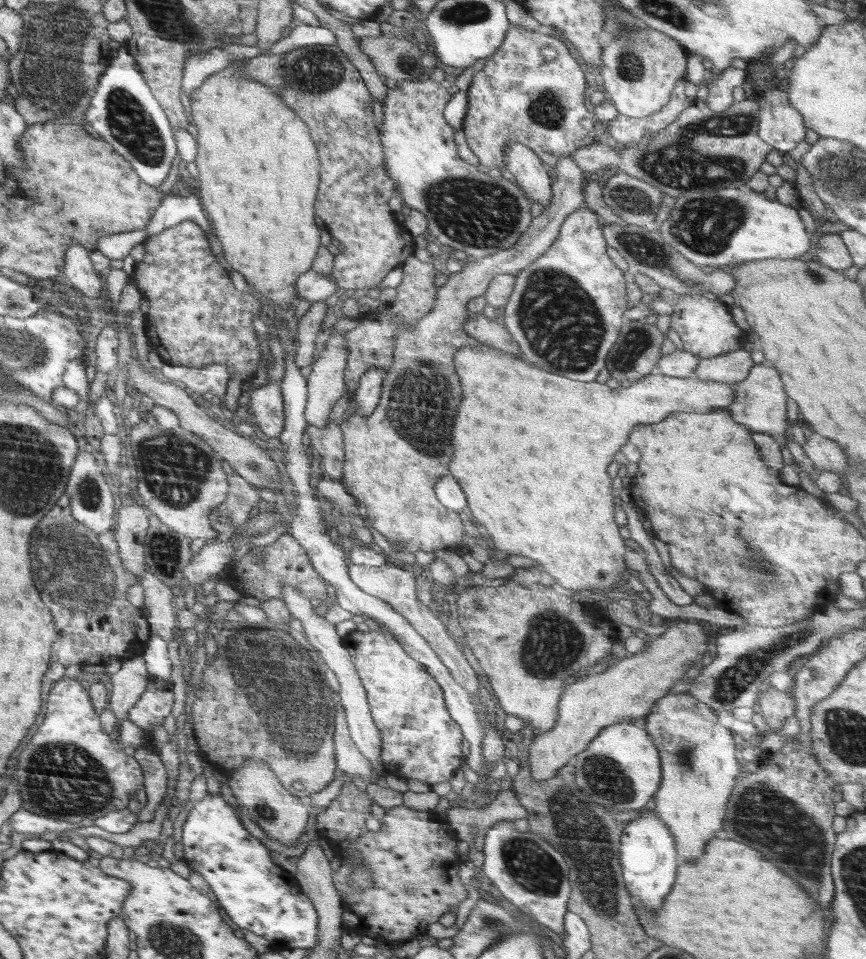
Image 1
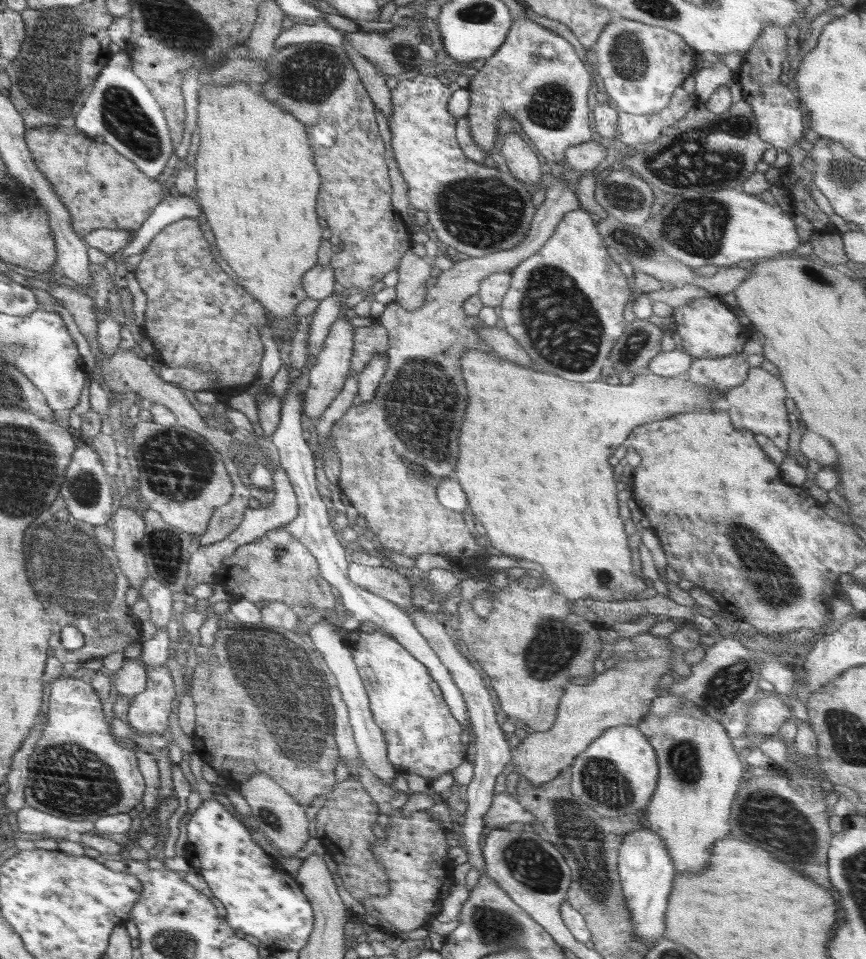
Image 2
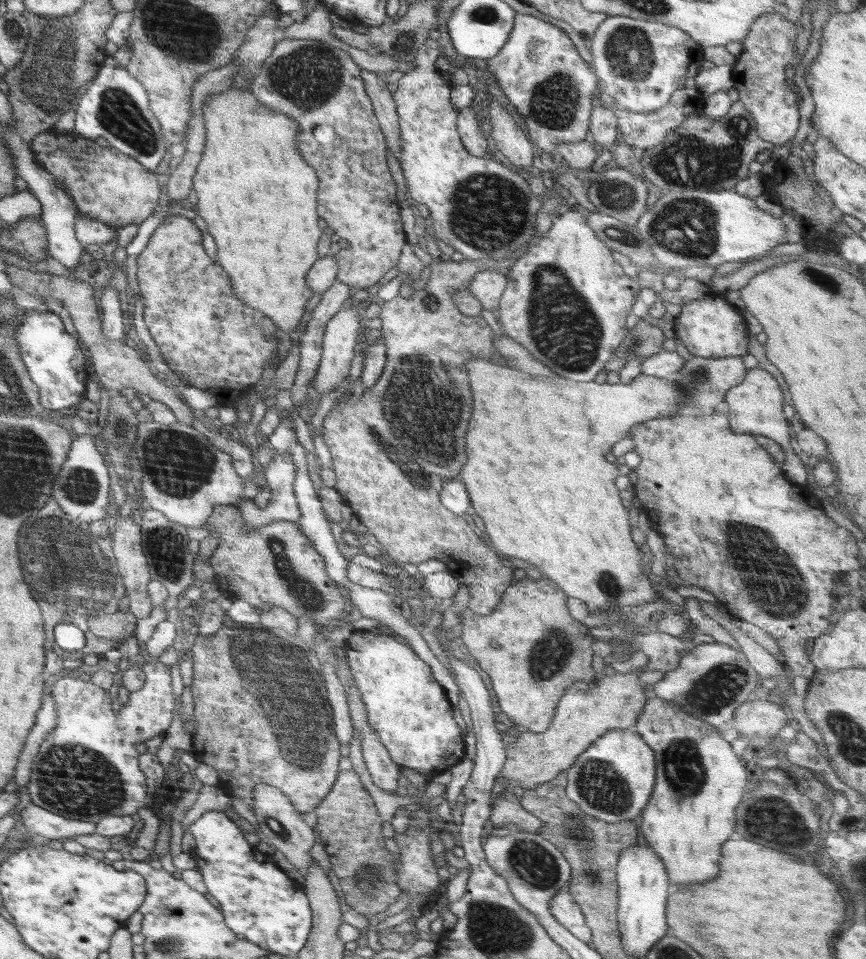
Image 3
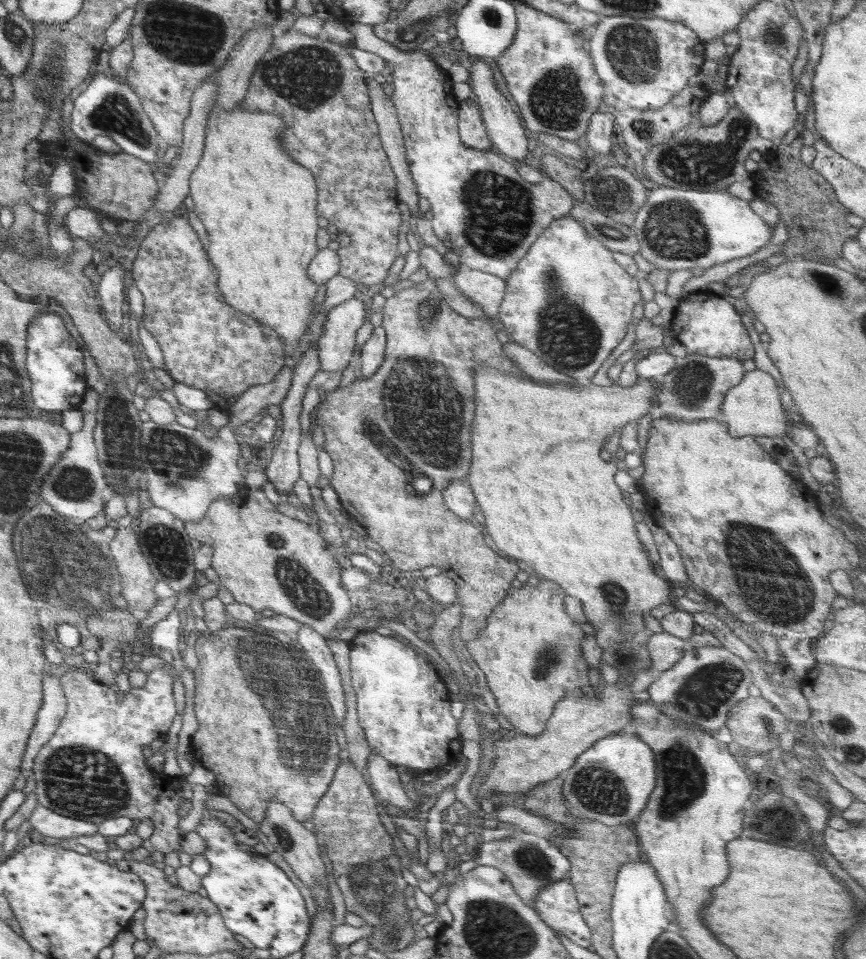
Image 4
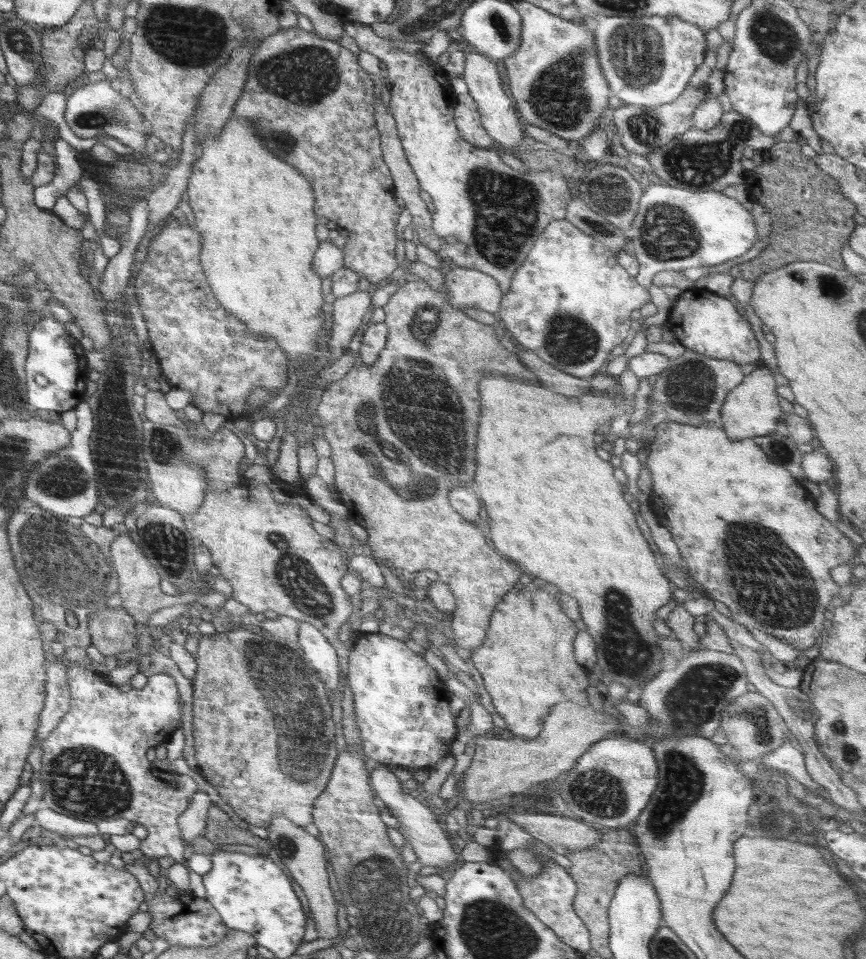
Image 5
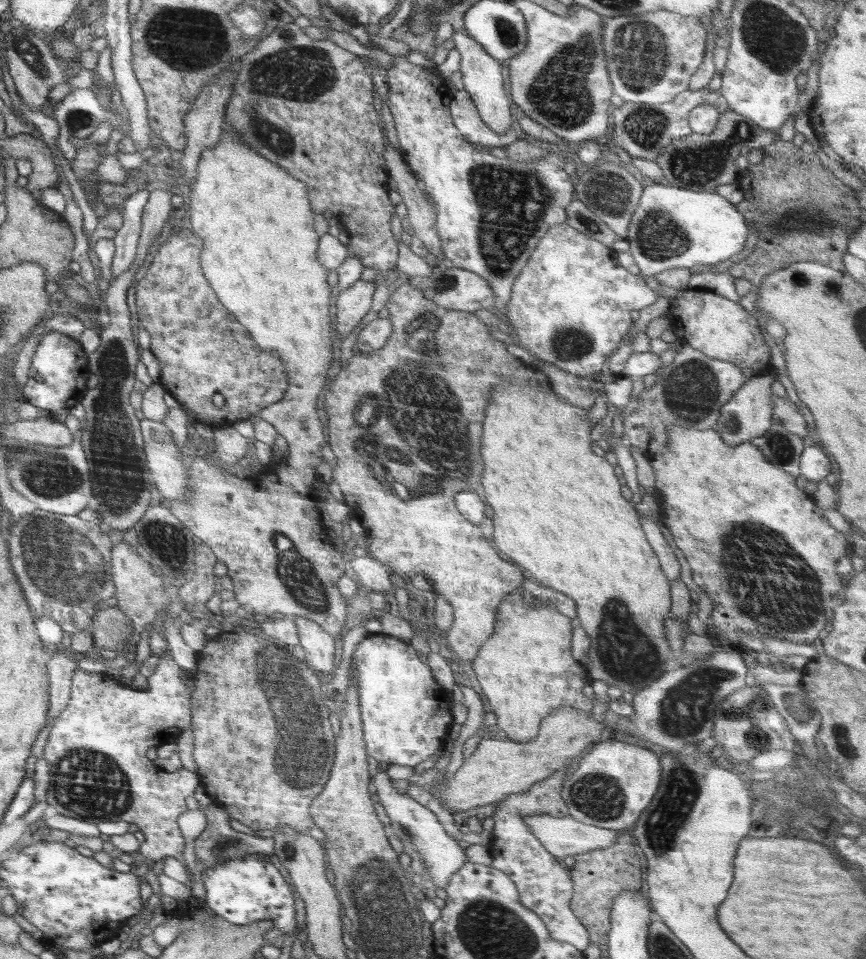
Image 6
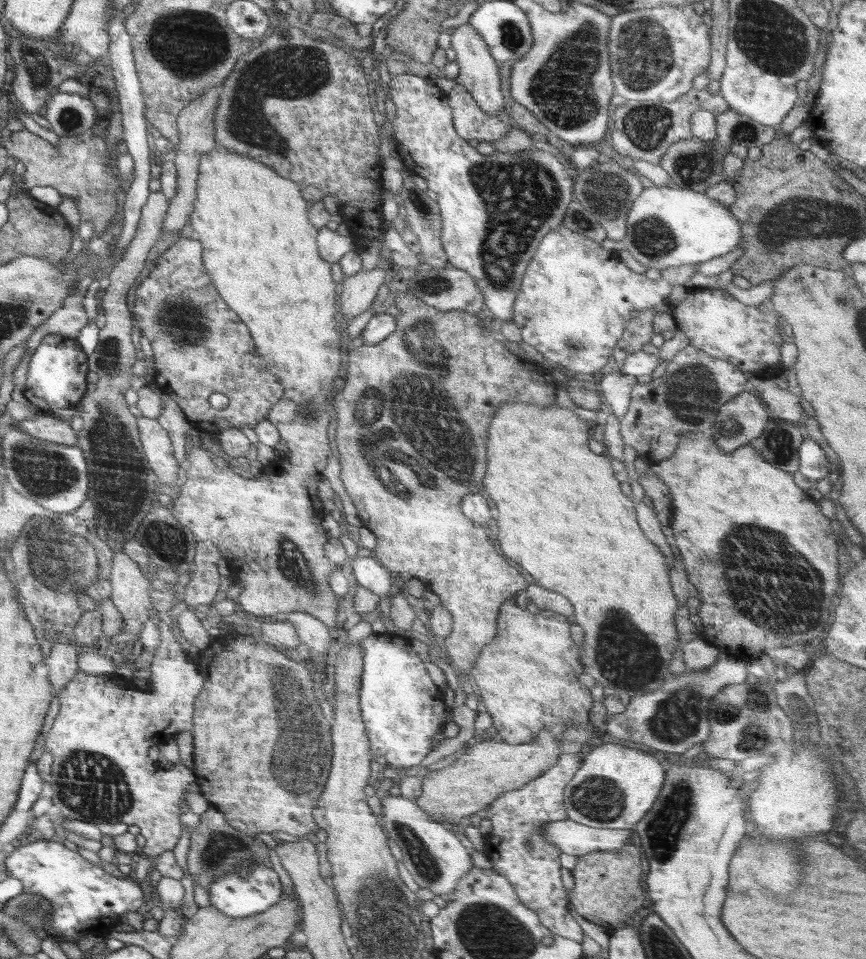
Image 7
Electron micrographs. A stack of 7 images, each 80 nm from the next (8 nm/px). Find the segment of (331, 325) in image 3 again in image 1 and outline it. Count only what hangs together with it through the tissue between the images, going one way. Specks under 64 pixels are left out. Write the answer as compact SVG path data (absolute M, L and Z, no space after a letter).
M333 331L326 342L326 347L317 362L312 366L311 374L307 377L307 403L305 406L305 419L308 424L324 428L328 423L328 414L332 412L334 404L342 398L346 392L344 371L347 363L347 344L345 334Z

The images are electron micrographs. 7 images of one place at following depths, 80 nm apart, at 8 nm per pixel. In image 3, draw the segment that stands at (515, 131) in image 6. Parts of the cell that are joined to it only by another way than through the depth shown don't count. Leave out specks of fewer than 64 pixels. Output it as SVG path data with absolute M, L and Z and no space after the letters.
M470 106L459 112L457 128L464 148L472 156L478 158L488 156L488 138L483 135L482 128L480 128L480 124L476 121L476 114Z

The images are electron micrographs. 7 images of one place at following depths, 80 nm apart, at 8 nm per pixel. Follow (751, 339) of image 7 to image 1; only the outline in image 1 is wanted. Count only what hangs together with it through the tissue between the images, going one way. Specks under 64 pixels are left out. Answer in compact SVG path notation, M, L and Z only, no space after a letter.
M681 295L675 300L671 314L671 328L682 340L684 351L700 359L717 357L742 348L746 332L740 329L730 313L730 307L719 300L710 300L703 295Z

